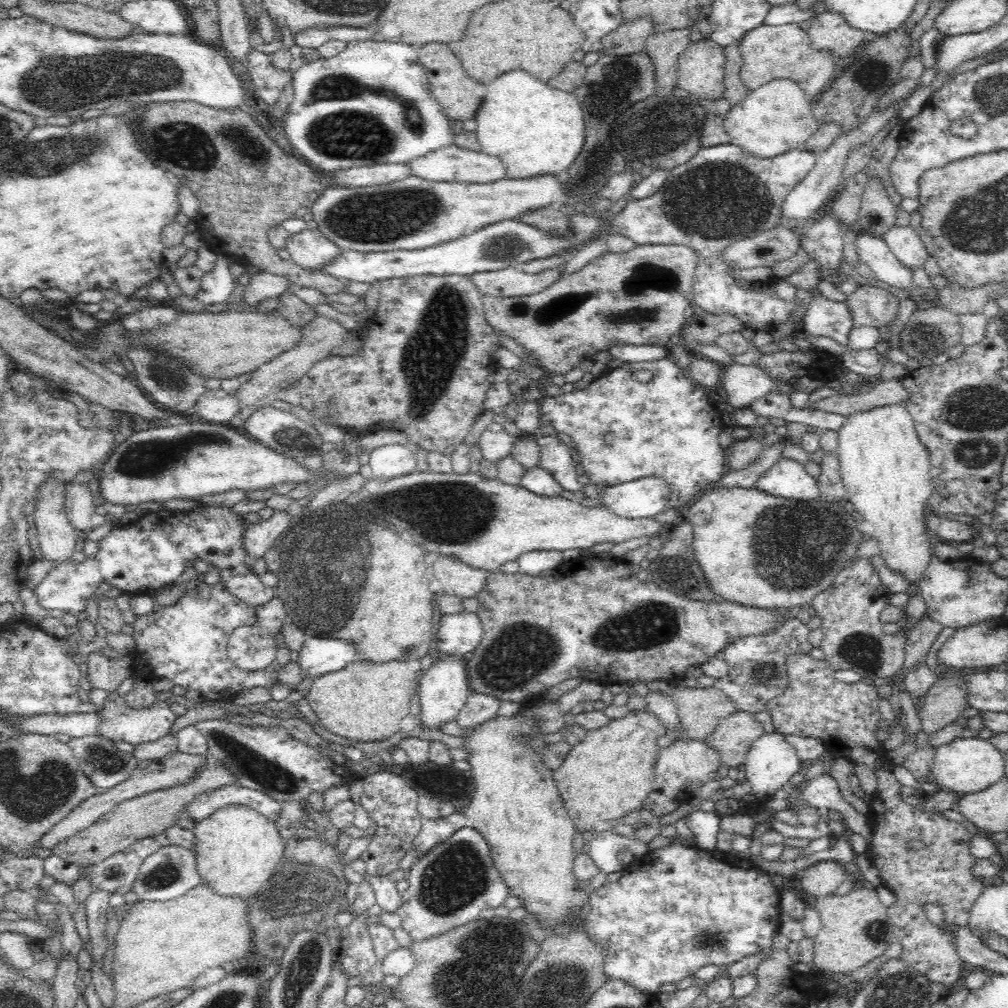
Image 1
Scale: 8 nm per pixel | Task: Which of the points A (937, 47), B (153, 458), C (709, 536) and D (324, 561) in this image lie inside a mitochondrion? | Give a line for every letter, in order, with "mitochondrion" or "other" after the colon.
A: other
B: mitochondrion
C: other
D: mitochondrion

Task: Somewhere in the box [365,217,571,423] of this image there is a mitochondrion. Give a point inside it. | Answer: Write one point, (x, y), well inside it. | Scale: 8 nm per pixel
(503, 247)

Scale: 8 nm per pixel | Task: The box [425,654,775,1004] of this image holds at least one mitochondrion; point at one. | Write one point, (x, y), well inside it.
(712, 940)

